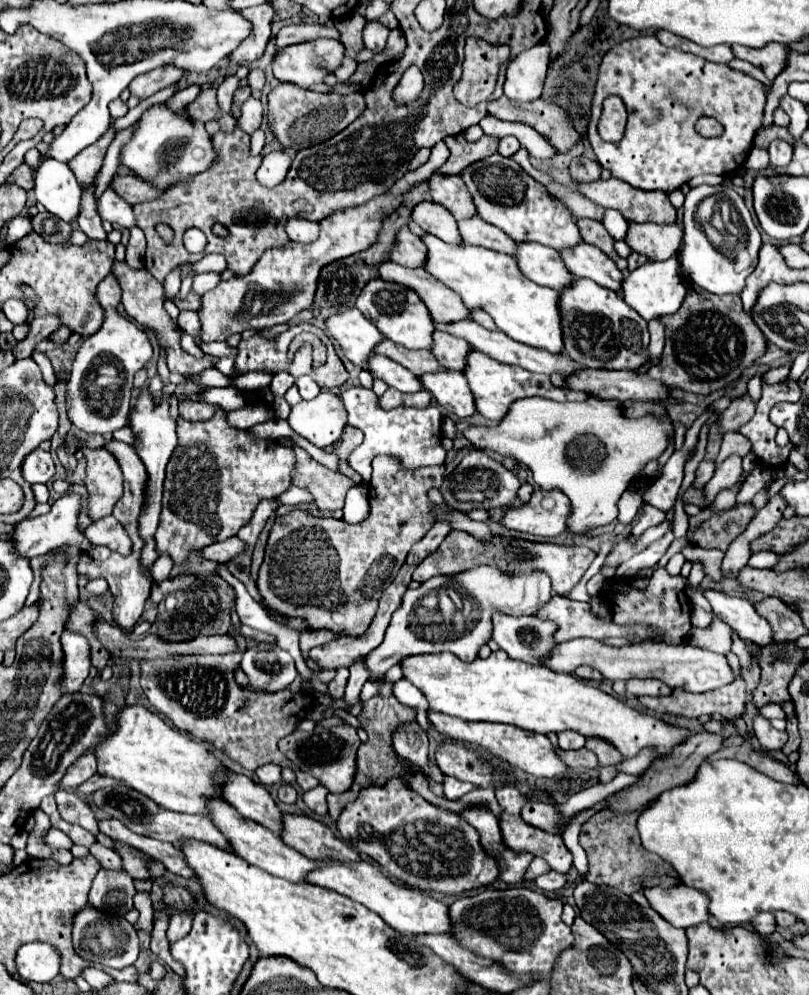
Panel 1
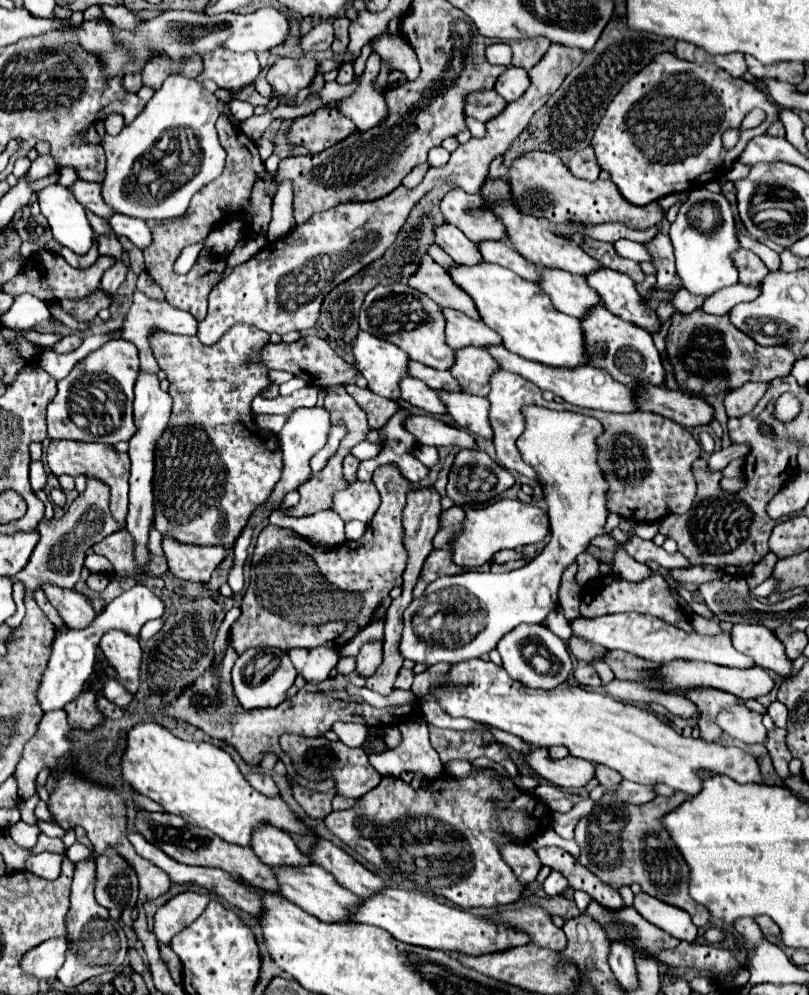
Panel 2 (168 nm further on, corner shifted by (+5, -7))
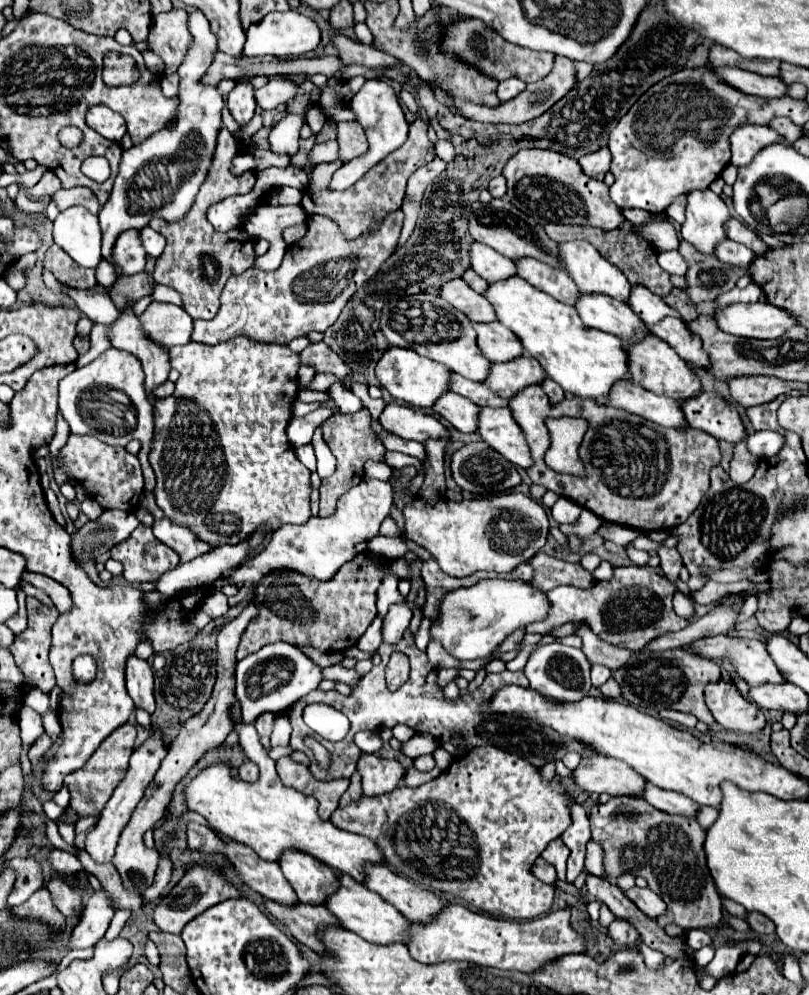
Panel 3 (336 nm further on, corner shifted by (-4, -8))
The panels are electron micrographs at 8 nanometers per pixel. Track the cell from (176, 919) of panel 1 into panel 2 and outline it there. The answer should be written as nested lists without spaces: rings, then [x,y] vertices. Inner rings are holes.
[[[184,892],[174,896],[162,908],[158,908],[154,918],[154,934],[158,942],[170,944],[170,940],[178,932],[190,926],[204,912],[208,902],[210,902],[208,896],[202,896],[196,892]]]

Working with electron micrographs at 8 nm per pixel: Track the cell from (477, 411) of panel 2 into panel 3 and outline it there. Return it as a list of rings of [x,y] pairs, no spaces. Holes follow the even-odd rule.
[[[483,407],[477,433],[485,443],[489,443],[495,451],[499,451],[517,467],[529,469],[533,465],[533,457],[525,441],[525,435],[517,421],[513,419],[509,407],[501,409]]]

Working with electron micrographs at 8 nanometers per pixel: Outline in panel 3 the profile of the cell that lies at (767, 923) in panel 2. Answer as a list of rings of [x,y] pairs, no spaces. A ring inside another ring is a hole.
[[[747,913],[745,921],[747,921],[747,923],[749,923],[749,927],[751,927],[753,931],[757,931],[757,933],[765,933],[765,935],[775,933],[773,923],[771,923],[765,915],[761,915],[761,913]]]

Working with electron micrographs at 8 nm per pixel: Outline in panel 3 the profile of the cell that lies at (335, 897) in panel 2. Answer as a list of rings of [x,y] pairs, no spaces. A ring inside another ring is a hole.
[[[341,877],[341,889],[335,893],[335,897],[329,897],[325,907],[331,909],[331,913],[345,925],[345,929],[357,933],[365,941],[371,941],[375,945],[393,945],[393,943],[409,943],[409,925],[407,921],[393,905],[389,905],[381,895],[373,893],[365,885],[355,883],[351,877]]]

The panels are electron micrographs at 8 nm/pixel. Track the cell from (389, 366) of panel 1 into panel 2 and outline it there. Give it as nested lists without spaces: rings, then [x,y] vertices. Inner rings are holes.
[[[404,376],[398,384],[400,388],[400,396],[402,400],[406,400],[412,406],[418,406],[430,414],[444,414],[446,408],[444,404],[438,400],[436,390],[428,388],[424,382],[412,378],[412,376]]]

